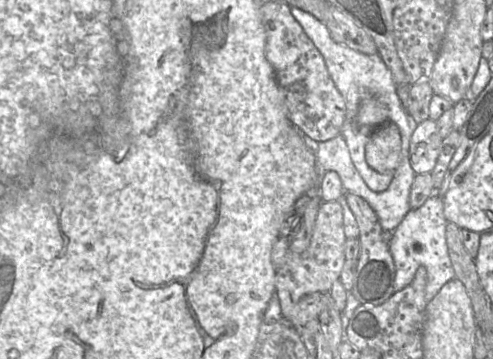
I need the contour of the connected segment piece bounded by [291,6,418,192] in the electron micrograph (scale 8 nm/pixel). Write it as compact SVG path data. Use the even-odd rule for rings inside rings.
M291 6L291 13L322 54L328 72L335 83L335 86L345 100L347 112L341 134L347 143L355 168L369 189L374 192L385 191L391 184L394 171L378 173L368 165L365 159L365 147L369 140L371 129L358 125L356 117L362 101L366 98L373 97L384 104L388 109L389 120L394 122L399 128L402 139L401 151L404 151L404 157L407 157L407 152L409 152L410 147L410 139L418 123L415 122L402 106L391 71L378 53L367 55L334 41L327 26L311 13L296 6Z

